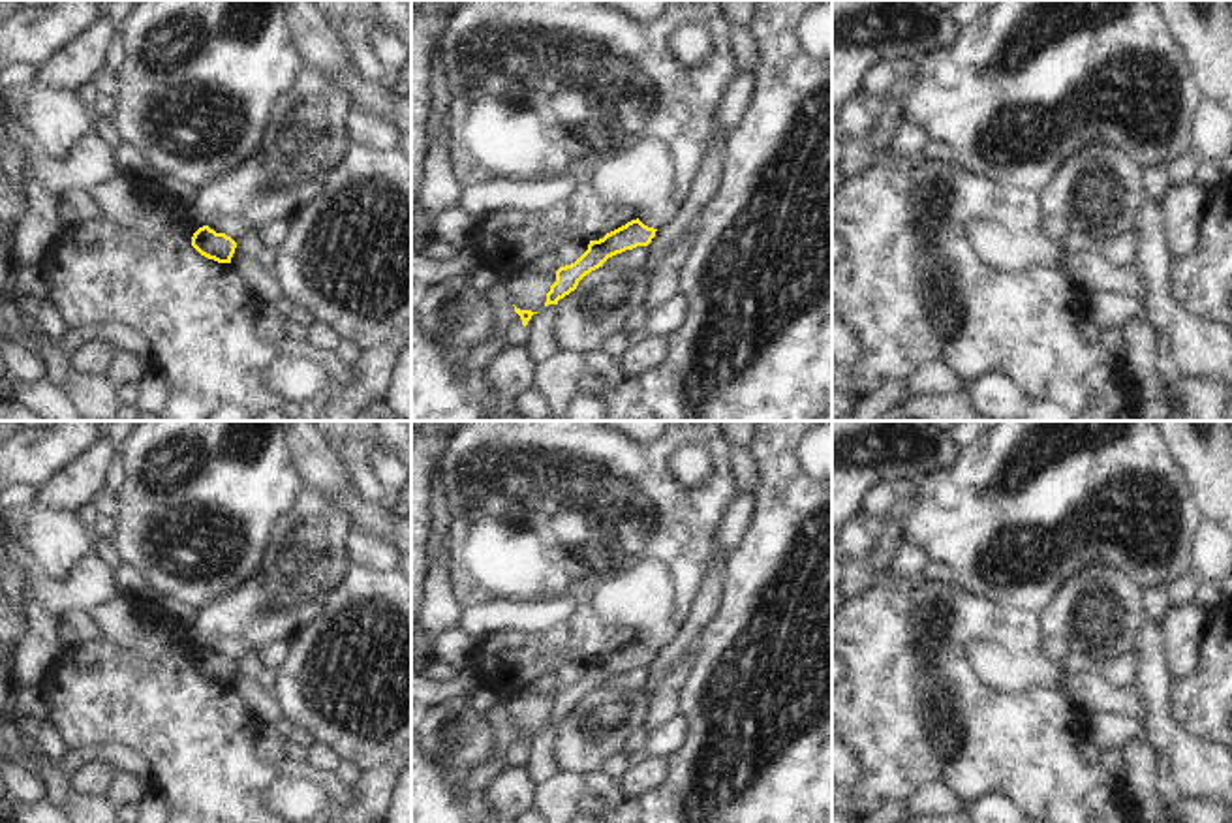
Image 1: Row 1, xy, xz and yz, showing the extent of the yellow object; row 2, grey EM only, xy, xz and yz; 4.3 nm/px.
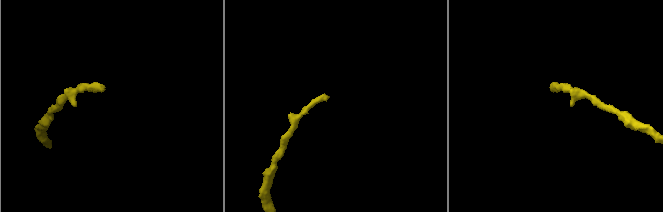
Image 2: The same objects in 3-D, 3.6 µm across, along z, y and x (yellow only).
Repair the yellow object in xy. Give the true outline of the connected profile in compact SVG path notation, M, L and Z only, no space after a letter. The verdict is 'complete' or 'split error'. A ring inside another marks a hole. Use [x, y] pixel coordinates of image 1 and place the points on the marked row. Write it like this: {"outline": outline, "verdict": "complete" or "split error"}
{"outline": "M203 225L193 233L192 246L208 259L231 263L237 242L225 233L216 233L208 225Z", "verdict": "complete"}

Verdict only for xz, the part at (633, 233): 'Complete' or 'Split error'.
Complete.

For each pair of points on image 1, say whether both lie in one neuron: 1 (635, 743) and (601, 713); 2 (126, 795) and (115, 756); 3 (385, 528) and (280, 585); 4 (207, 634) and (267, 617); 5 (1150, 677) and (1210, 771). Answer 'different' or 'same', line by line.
1: different
2: different
3: different
4: same
5: same

